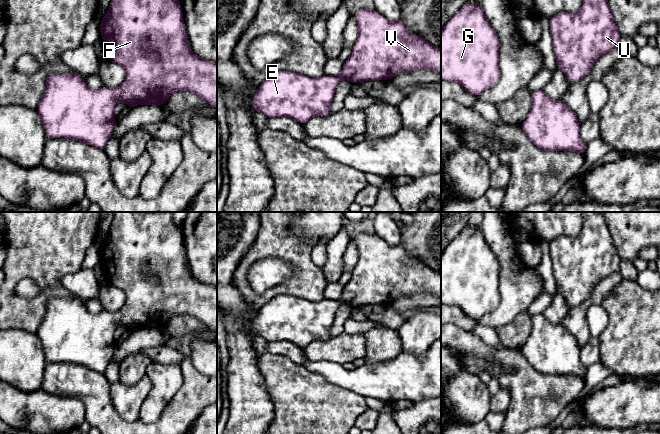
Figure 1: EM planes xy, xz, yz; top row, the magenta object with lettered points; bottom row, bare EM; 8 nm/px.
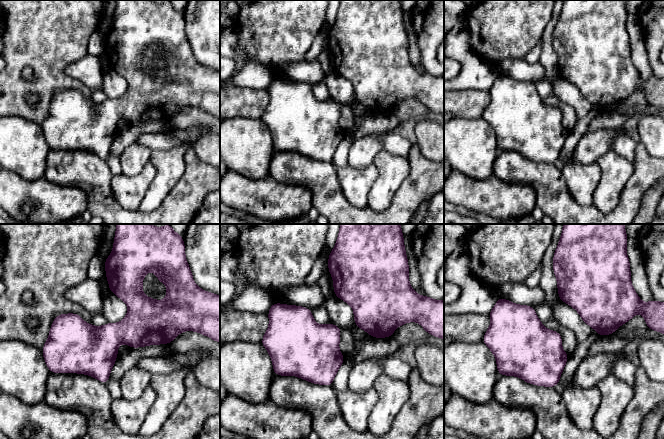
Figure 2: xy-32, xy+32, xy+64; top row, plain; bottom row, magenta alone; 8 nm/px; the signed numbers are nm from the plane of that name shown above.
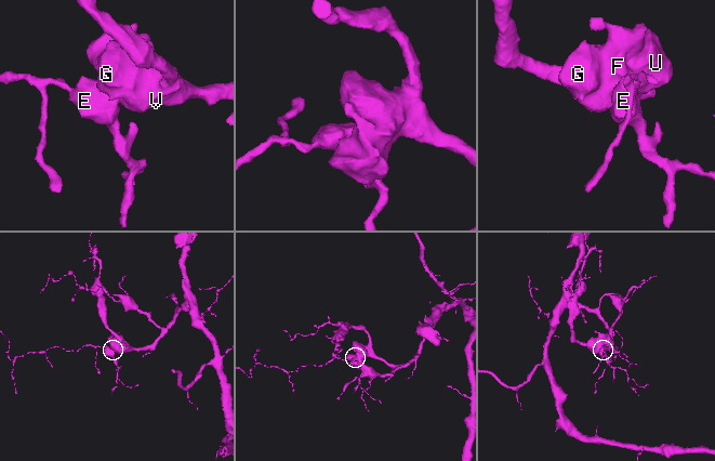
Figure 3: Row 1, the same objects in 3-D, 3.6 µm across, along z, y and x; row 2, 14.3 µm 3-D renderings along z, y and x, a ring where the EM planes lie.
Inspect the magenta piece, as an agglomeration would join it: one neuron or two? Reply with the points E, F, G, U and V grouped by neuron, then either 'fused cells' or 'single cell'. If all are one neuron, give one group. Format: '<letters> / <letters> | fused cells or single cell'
E F G U V | single cell

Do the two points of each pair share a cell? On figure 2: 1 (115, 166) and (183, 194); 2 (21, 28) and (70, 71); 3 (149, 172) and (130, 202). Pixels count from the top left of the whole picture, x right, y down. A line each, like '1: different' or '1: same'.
1: different
2: different
3: same

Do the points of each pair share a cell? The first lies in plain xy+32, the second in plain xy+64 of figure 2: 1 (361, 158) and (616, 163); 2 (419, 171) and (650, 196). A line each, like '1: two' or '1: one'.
1: two
2: two

